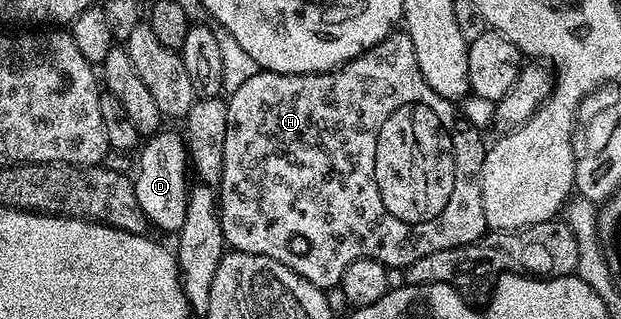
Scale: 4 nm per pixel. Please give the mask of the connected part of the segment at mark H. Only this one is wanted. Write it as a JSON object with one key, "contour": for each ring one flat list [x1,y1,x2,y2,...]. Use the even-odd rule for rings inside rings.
{"contour":[[396,29,385,37,373,49,350,59,333,71,321,73,273,73,259,70,241,89,230,92,227,99,229,125,225,129,225,165,221,181,217,185,217,210,223,238,226,246,233,251,244,251,250,255,268,255,281,261,293,273,305,277,320,289,338,287,343,282,345,269,353,265,355,259,376,259,384,267,402,267,406,269,413,261,429,257,429,253,441,253,441,249,464,247,476,243,487,234,489,228,485,221,485,209,481,201,481,173,485,143,479,140,480,132,467,122,450,99,441,97,429,89,425,77,421,77,417,57,413,53,413,41,406,30],[266,179,275,179,271,183,271,195,266,191],[305,237,308,249,302,254,293,253,290,239]]}

